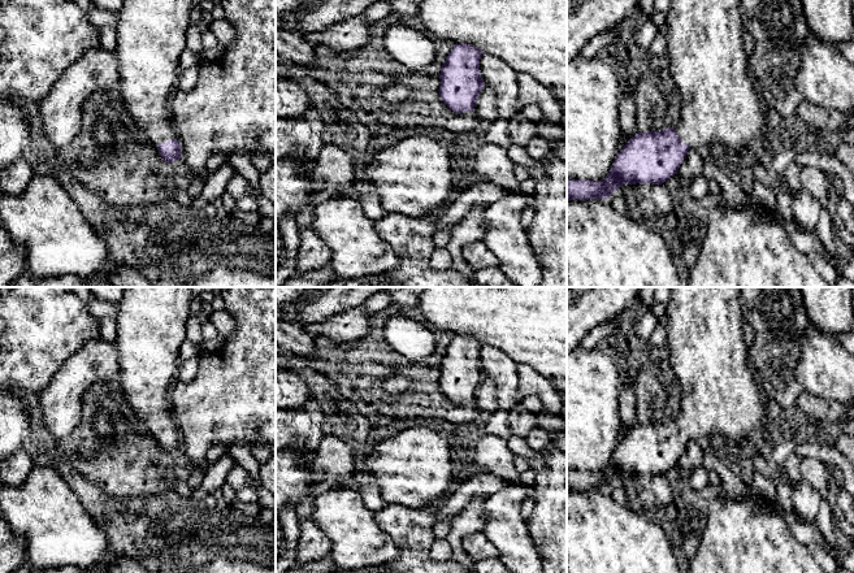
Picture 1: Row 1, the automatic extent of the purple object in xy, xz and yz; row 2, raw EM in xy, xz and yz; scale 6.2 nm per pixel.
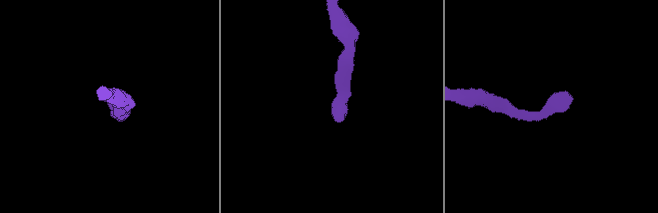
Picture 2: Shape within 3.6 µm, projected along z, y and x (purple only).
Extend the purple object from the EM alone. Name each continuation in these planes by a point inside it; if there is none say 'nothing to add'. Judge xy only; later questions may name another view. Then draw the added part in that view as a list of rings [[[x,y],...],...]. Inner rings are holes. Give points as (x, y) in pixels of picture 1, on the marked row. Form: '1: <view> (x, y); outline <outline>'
1: xy (151, 34); outline [[[123,0],[123,5],[117,14],[117,47],[113,53],[120,65],[120,95],[135,123],[148,135],[148,143],[155,147],[177,139],[169,100],[177,90],[181,70],[179,56],[186,49],[186,32],[191,23],[190,16],[192,6],[192,0]]]

